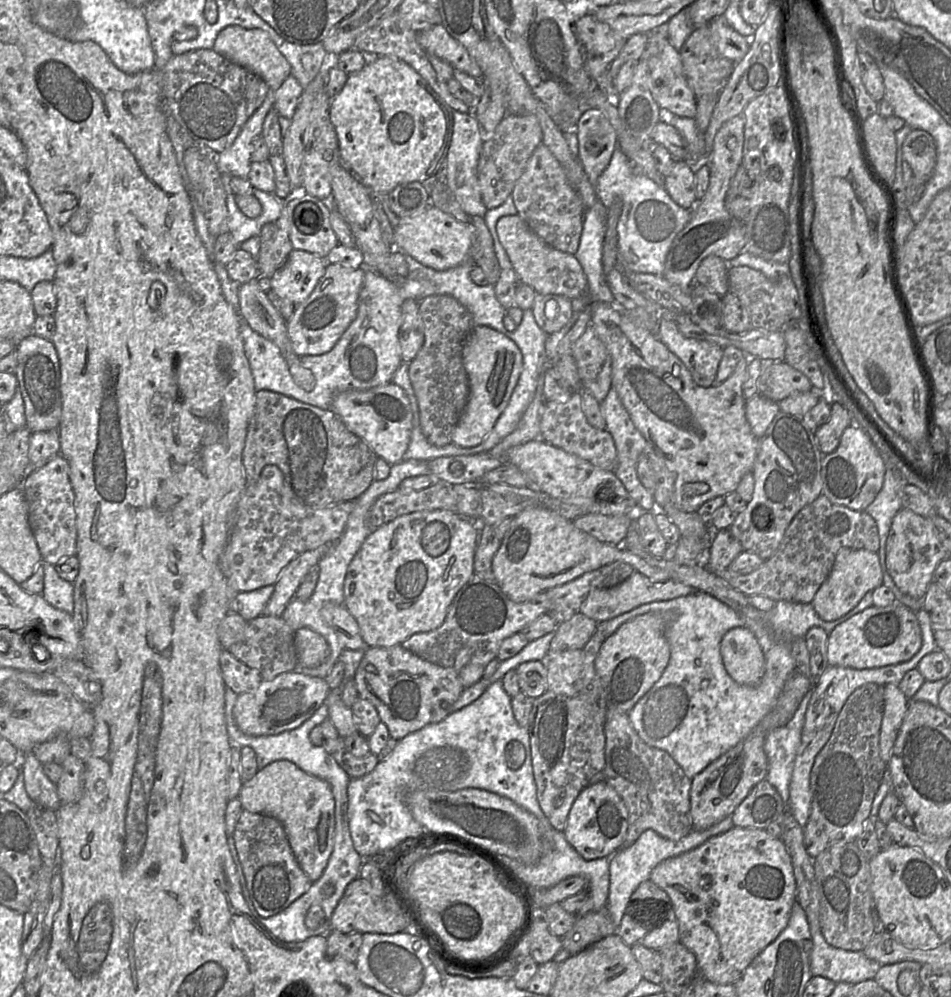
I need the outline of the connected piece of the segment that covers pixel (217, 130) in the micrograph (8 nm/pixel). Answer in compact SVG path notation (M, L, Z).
M213 49L174 55L161 72L162 104L200 148L220 154L231 147L243 126L271 91L266 82Z

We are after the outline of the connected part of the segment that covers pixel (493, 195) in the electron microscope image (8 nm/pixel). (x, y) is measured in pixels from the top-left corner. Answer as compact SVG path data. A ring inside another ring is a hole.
M506 115L492 137L484 141L477 166L481 196L486 208L493 209L512 195L513 188L538 145L542 143L542 129L534 115Z

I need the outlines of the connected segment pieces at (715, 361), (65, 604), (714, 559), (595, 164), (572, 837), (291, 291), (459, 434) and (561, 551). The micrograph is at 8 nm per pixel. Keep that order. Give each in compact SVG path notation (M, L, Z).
M668 319L660 320L655 335L680 359L697 385L701 387L715 385L723 347L684 336L677 325Z
M41 562L44 566L44 587L42 596L53 607L72 615L74 611L73 583L62 579L55 566Z
M729 529L715 531L708 553L707 568L712 572L726 570L742 551L739 540Z
M591 109L579 118L576 135L578 160L594 187L618 146L617 133L605 113Z
M605 780L583 789L568 814L564 835L568 843L585 859L612 857L624 842L628 828L628 811L619 796Z
M293 249L283 266L270 278L271 290L295 305L302 303L324 275L326 259Z
M474 326L462 350L462 360L469 381L467 405L452 432L452 444L472 448L481 444L505 409L523 367L517 345L504 334L486 326Z
M544 507L526 508L514 516L492 560L494 582L512 601L525 602L546 590L570 582L615 561L626 562L653 581L666 581L669 573L649 565L621 545L603 543L578 529L573 520Z

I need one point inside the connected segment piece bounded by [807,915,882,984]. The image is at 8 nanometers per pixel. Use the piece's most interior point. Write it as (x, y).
(838, 965)

